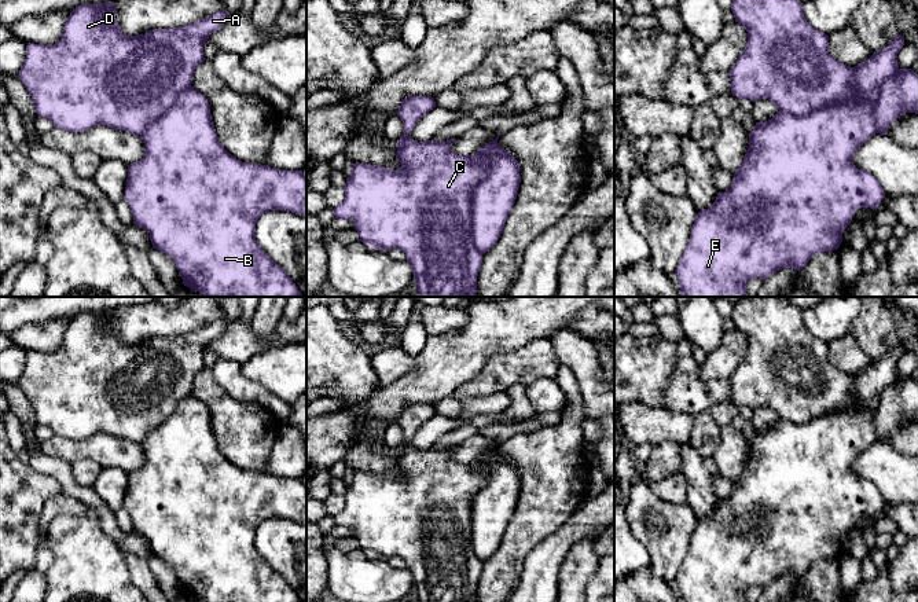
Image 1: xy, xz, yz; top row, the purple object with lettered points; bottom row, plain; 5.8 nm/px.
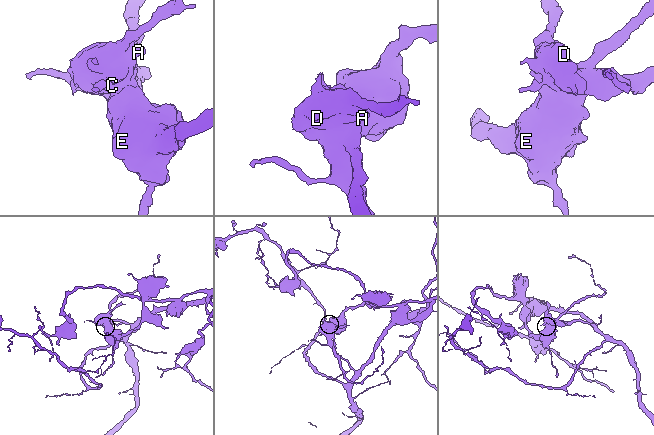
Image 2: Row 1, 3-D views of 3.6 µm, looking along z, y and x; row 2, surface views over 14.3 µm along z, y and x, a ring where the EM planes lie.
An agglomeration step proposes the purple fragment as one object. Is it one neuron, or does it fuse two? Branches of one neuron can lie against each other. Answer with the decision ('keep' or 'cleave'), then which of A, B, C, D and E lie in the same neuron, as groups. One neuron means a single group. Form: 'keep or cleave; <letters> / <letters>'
keep; A B C D E

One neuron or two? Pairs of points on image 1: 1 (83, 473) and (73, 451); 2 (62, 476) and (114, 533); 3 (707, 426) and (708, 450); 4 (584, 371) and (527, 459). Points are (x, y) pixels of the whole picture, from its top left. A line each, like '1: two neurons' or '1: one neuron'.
1: two neurons
2: one neuron
3: one neuron
4: two neurons

